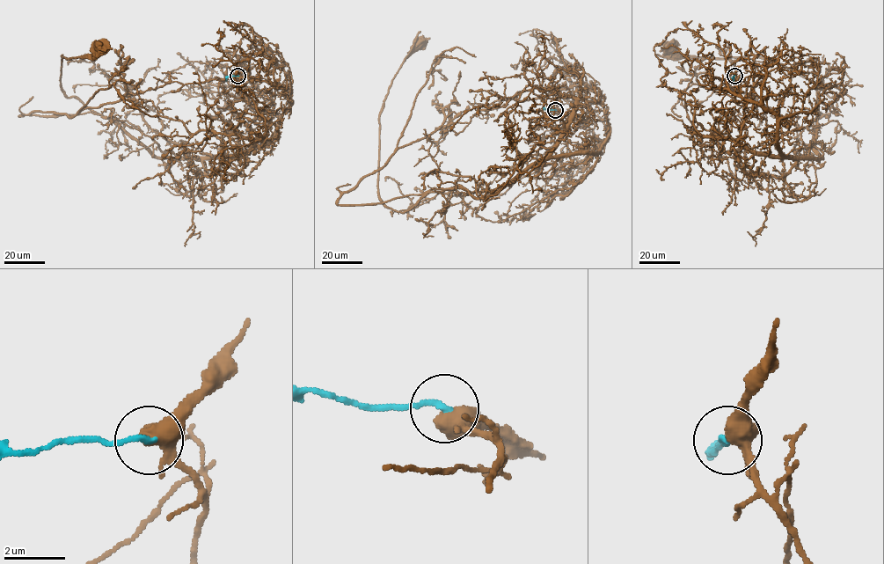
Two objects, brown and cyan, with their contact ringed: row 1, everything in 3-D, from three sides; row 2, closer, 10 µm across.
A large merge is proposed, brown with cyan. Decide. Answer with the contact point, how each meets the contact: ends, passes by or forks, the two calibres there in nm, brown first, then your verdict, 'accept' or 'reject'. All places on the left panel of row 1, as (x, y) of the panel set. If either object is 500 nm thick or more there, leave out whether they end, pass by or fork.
place (237, 76); brown forks; cyan ends; calibres 400 and 200 nm; accept

